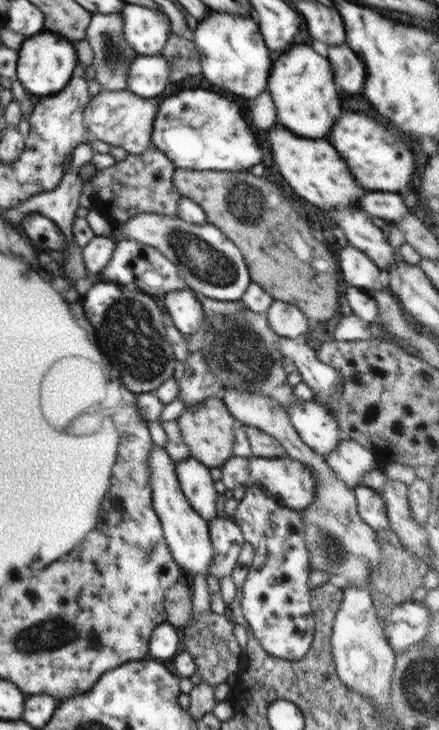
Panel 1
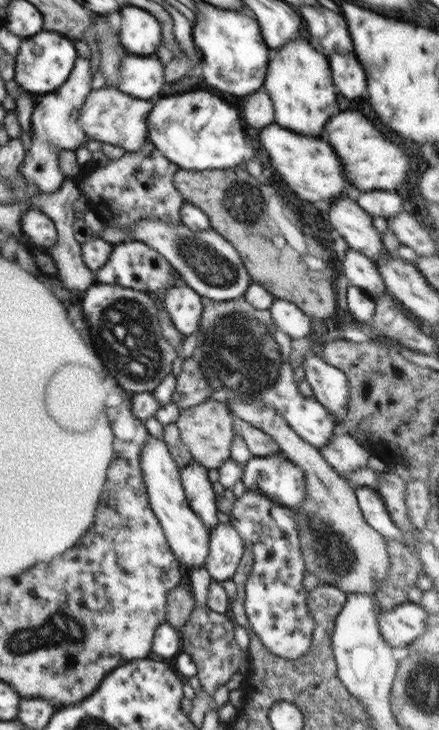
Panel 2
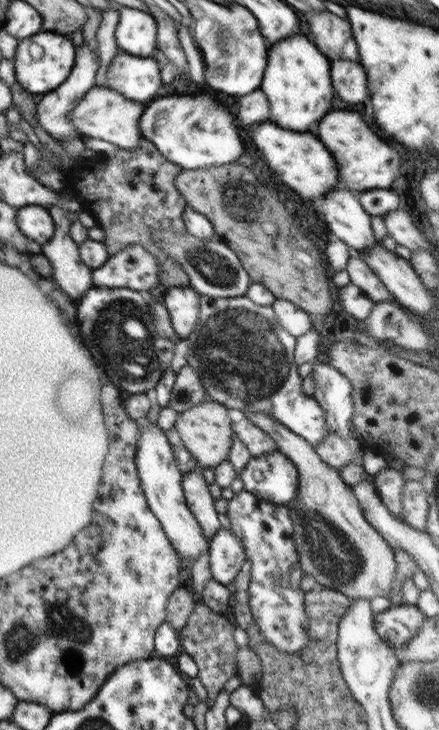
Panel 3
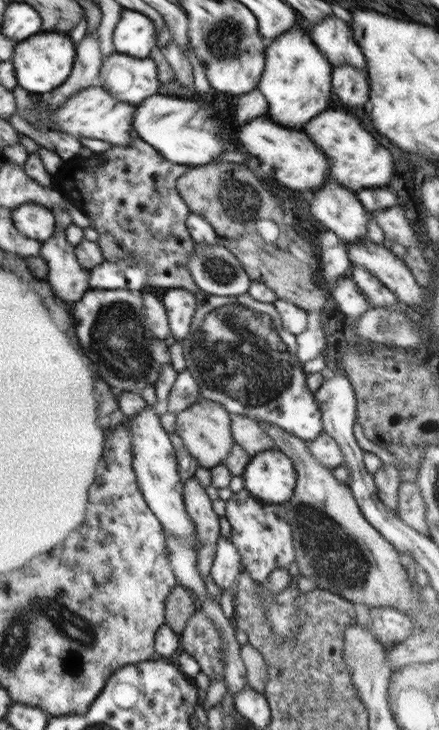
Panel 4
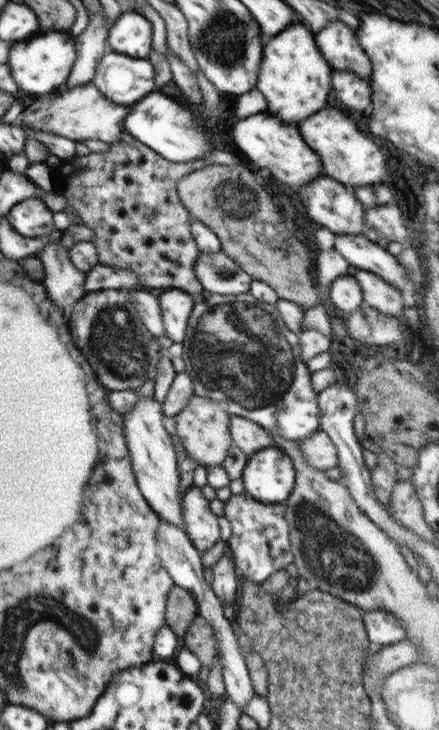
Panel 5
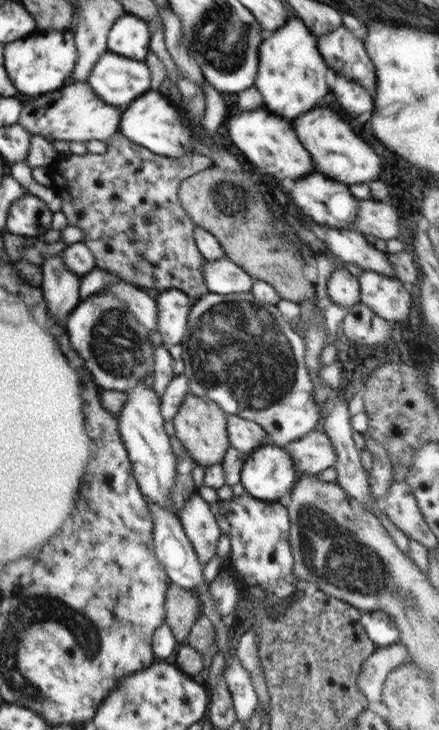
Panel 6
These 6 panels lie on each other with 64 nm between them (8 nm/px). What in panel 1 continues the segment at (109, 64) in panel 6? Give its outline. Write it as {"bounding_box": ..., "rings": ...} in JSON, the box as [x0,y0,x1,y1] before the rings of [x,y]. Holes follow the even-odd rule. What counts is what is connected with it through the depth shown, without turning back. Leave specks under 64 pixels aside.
{"bounding_box":[126,54,171,98],"rings":[[[162,54],[138,55],[128,69],[126,90],[144,98],[158,96],[170,84],[170,69],[171,65]]]}

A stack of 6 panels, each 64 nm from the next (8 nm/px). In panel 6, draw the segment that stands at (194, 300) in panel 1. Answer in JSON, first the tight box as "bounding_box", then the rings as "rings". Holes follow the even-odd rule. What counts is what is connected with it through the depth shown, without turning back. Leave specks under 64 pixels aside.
{"bounding_box":[156,289,192,346],"rings":[[[178,289],[160,291],[156,296],[158,308],[158,332],[167,346],[180,344],[187,332],[192,298]]]}

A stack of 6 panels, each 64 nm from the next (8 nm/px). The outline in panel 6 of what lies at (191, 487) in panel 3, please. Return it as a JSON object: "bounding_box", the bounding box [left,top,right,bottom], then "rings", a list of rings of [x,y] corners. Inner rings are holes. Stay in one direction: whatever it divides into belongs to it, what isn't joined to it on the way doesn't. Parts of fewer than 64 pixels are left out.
{"bounding_box":[176,492,222,566],"rings":[[[199,492],[192,493],[192,497],[176,516],[202,561],[202,566],[206,566],[216,555],[216,547],[222,535],[216,517],[210,511],[209,503],[200,497]]]}

